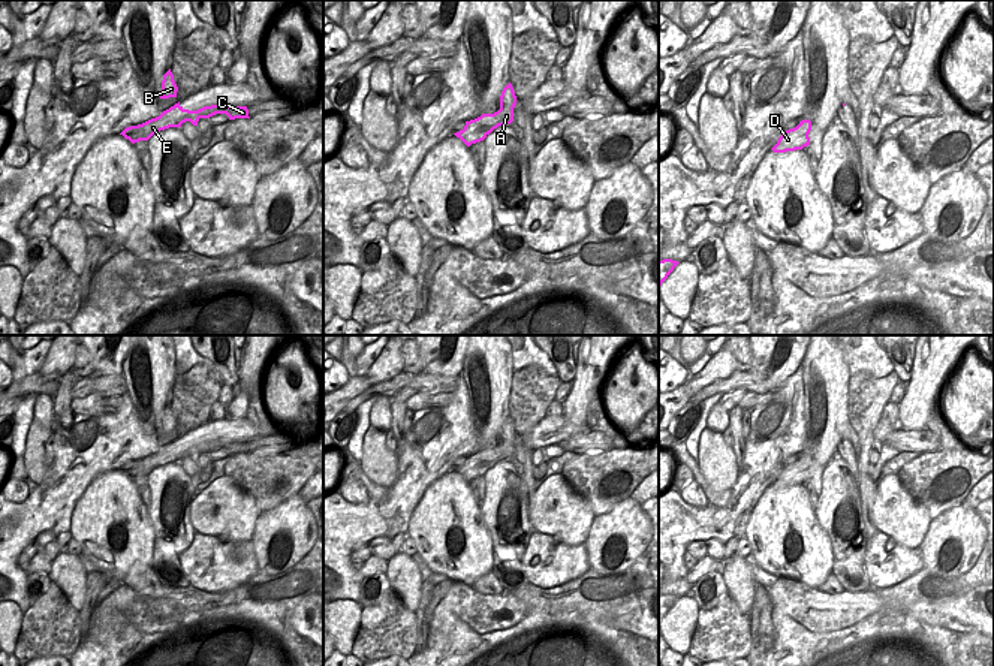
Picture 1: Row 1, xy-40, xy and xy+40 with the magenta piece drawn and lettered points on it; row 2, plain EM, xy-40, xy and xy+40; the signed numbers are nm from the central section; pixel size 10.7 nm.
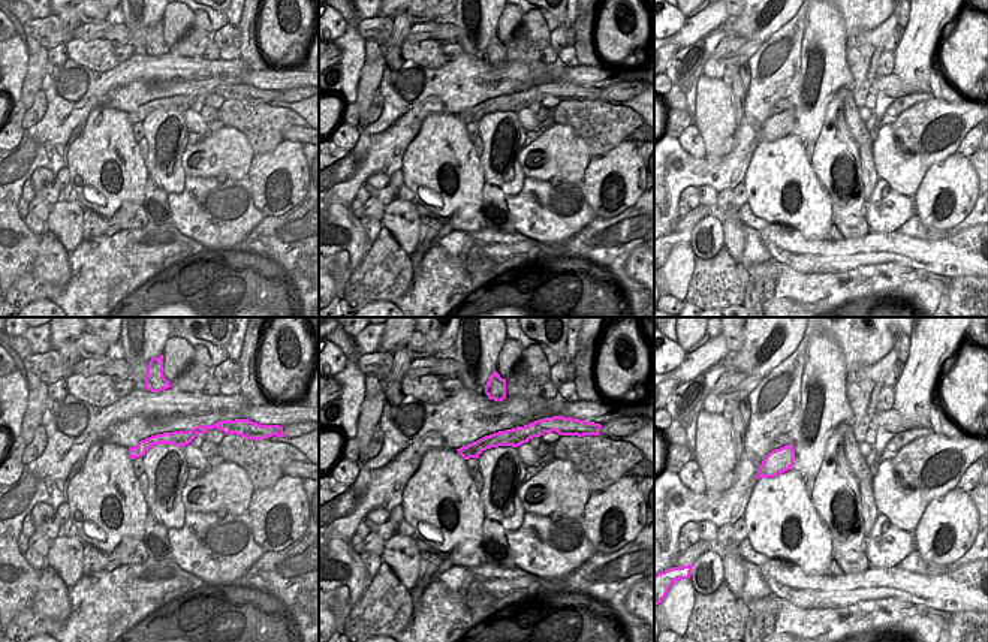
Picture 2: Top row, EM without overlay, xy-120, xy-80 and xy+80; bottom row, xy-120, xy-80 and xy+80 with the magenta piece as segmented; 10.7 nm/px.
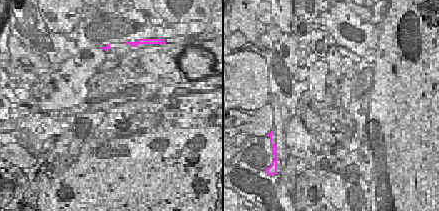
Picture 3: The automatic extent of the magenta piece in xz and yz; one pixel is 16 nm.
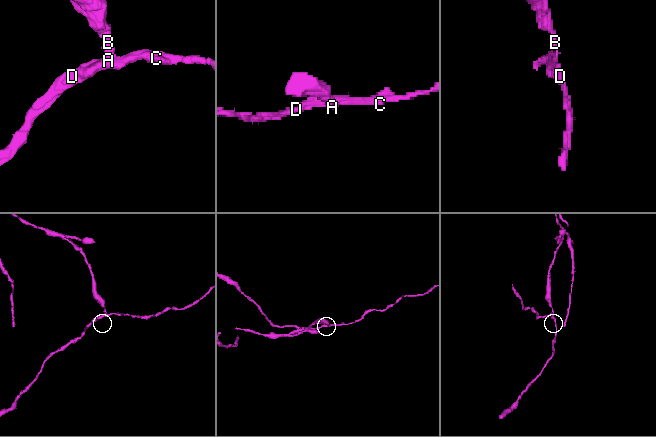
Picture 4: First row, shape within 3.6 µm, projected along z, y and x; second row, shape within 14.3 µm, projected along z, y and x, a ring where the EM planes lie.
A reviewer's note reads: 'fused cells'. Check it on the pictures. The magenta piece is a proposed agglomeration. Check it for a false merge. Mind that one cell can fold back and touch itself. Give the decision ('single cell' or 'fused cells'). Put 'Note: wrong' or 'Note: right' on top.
Note: right
fused cells

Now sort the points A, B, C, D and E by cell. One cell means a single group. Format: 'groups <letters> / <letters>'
groups A C D E / B

